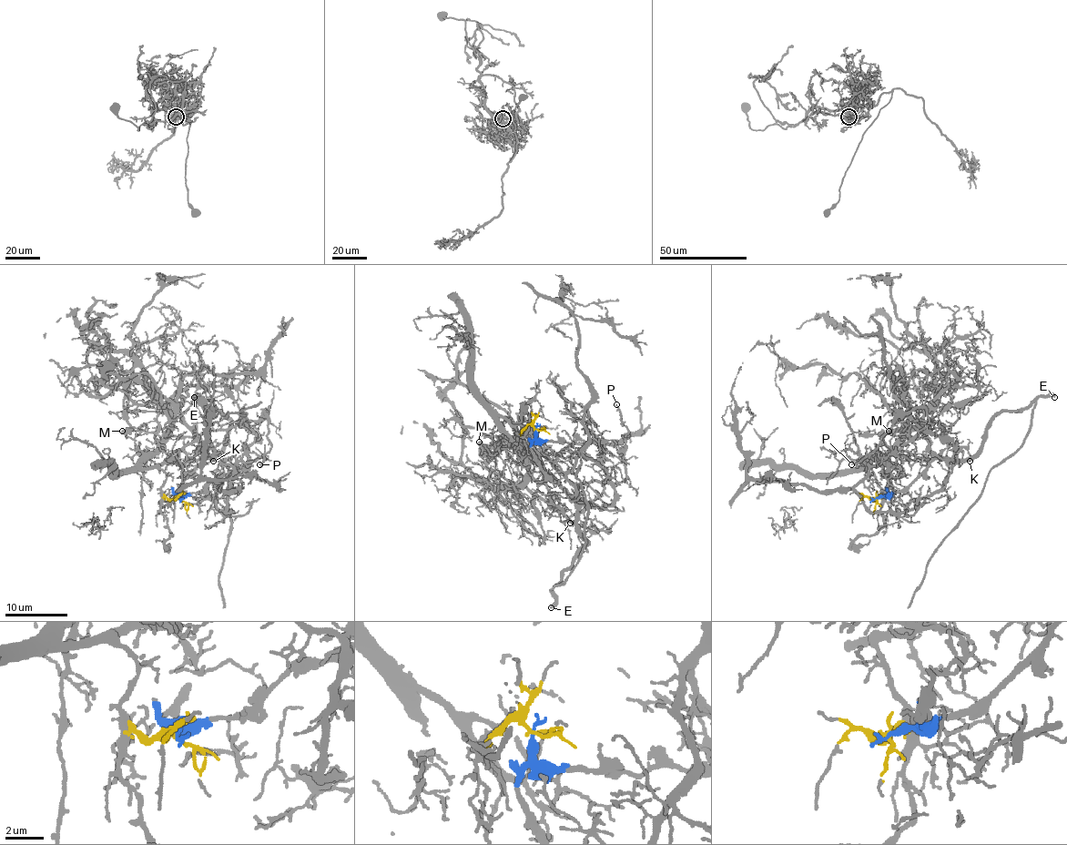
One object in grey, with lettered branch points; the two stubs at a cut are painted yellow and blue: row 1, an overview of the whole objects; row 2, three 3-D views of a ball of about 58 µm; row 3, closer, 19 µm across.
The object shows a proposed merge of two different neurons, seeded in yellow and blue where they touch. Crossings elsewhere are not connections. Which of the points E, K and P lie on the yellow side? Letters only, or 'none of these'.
K, P

